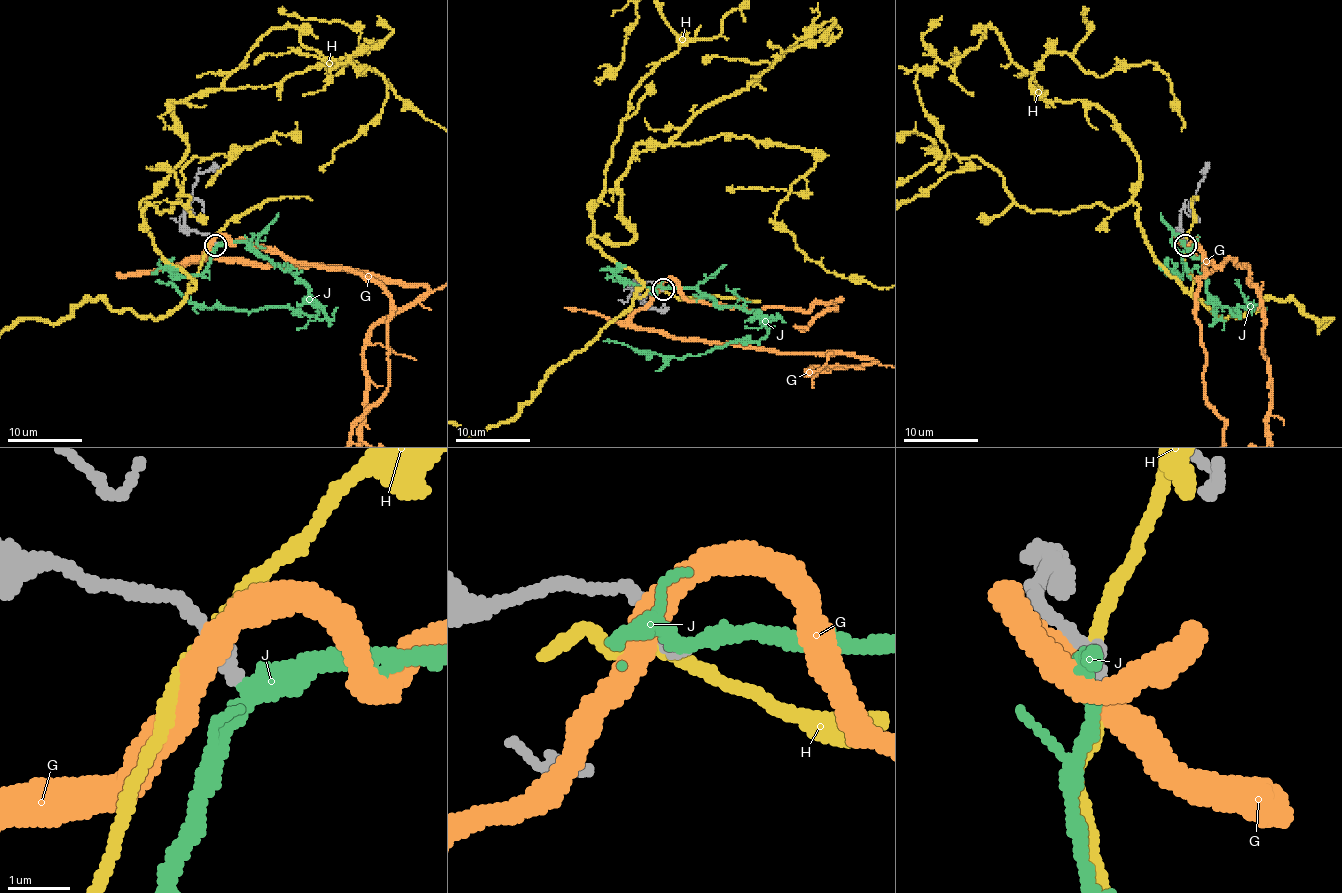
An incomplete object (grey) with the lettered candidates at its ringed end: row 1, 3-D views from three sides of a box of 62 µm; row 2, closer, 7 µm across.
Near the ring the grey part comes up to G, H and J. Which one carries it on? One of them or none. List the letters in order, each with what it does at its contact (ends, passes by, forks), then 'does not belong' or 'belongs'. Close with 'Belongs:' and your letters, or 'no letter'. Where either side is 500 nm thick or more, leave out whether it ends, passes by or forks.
G: it passes by; does not belong
H: it passes by; does not belong
J: it passes by; belongs
Belongs: J

